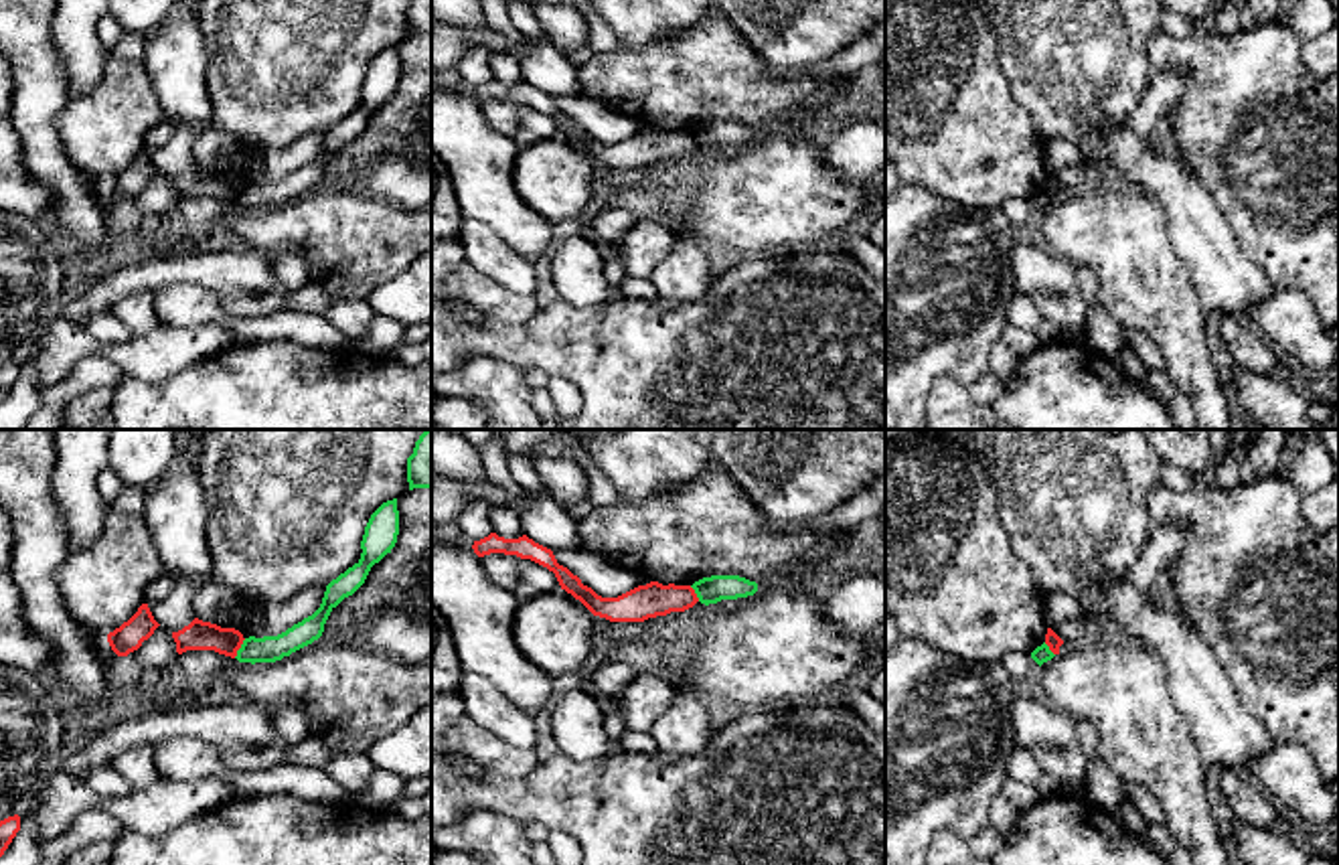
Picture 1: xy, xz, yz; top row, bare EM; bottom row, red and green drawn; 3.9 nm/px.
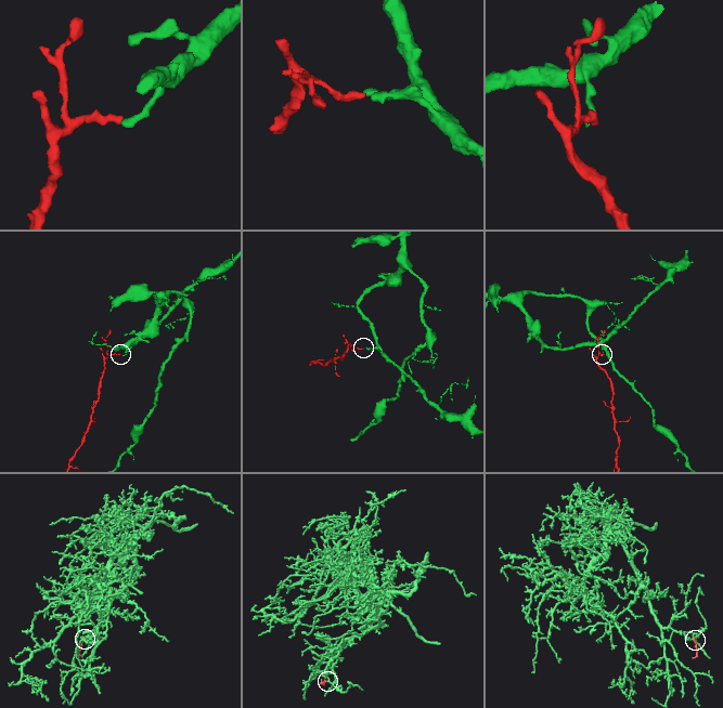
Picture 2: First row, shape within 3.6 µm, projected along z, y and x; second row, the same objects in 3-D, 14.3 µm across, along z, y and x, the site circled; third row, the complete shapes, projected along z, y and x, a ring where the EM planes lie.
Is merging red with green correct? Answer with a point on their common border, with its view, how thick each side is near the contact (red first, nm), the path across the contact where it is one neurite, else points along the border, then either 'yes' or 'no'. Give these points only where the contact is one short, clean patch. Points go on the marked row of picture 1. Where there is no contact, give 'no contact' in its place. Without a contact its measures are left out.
contact xy (240, 647); calibres 120 and 110 nm; border xy (246, 639), (233, 657); no

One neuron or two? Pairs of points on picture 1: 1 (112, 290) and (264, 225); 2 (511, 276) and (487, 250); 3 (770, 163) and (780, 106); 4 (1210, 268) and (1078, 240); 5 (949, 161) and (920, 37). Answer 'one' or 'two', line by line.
1: two
2: one
3: two
4: two
5: one

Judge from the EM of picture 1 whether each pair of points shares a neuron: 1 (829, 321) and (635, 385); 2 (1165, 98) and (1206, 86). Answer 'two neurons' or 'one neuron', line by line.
1: one neuron
2: two neurons

